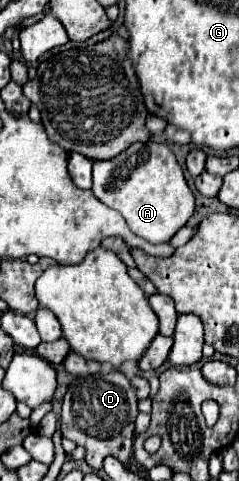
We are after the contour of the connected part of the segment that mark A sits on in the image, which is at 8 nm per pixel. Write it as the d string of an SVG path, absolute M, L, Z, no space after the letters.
M135 143L115 159L93 161L93 193L107 207L119 211L129 229L149 243L167 243L189 221L195 197L187 187L181 165L165 143Z

